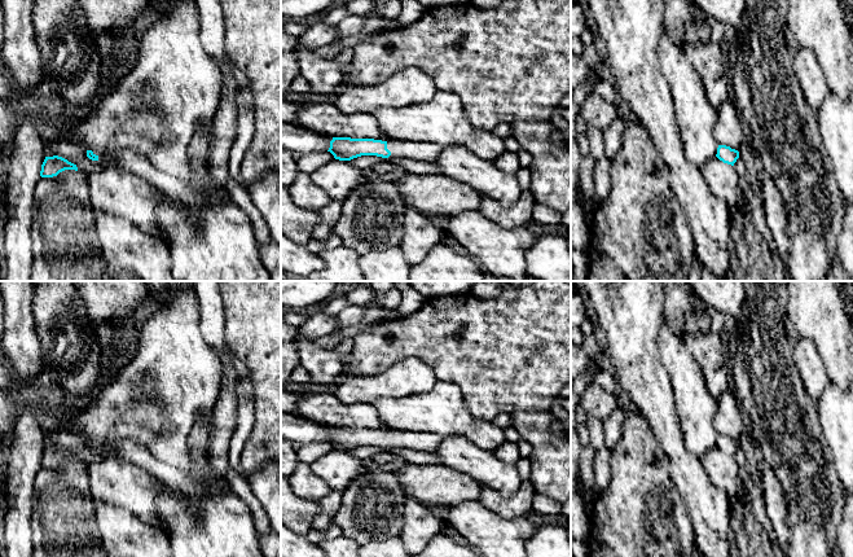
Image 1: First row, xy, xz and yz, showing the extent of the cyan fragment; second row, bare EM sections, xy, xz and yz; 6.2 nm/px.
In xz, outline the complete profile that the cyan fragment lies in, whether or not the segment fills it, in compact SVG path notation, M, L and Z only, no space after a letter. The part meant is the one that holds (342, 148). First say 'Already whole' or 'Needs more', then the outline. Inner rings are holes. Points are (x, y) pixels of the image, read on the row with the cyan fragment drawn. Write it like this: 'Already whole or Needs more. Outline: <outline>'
Needs more. Outline: M333 137L327 152L339 161L351 161L361 155L377 155L382 158L409 158L412 161L434 163L440 150L441 146L434 142Z

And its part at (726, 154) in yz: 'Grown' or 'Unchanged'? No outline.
Unchanged

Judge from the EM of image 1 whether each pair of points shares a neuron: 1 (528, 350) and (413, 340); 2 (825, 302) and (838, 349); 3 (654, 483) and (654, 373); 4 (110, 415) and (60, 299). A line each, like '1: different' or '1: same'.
1: same
2: same
3: different
4: different

